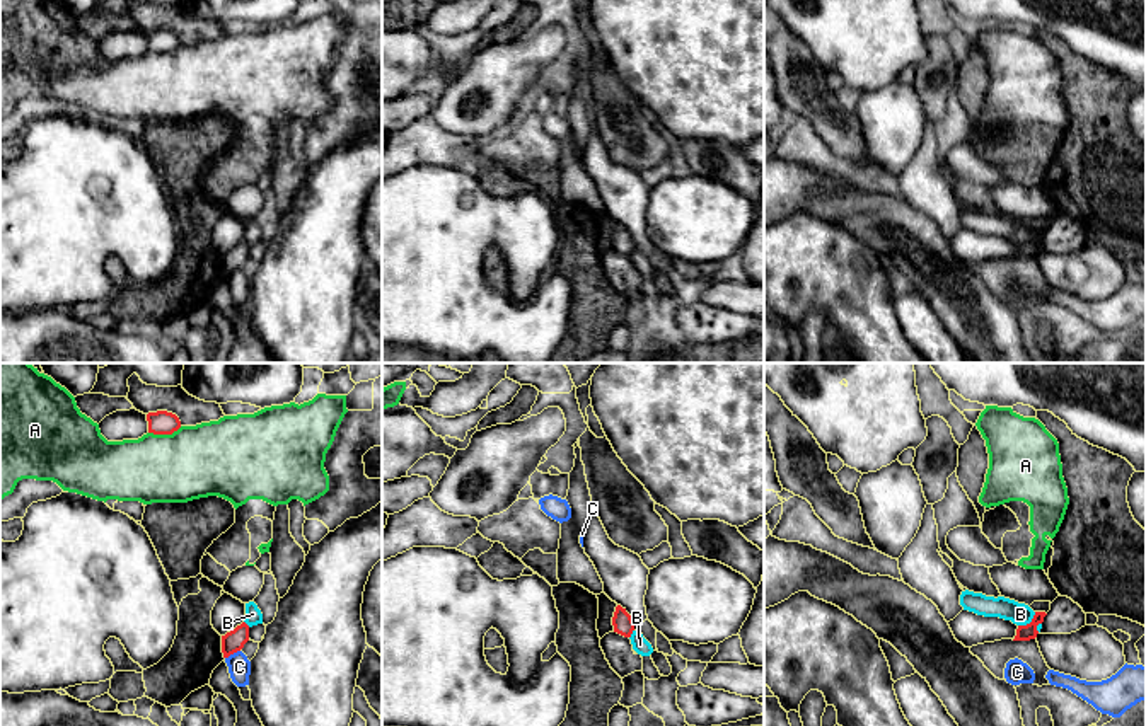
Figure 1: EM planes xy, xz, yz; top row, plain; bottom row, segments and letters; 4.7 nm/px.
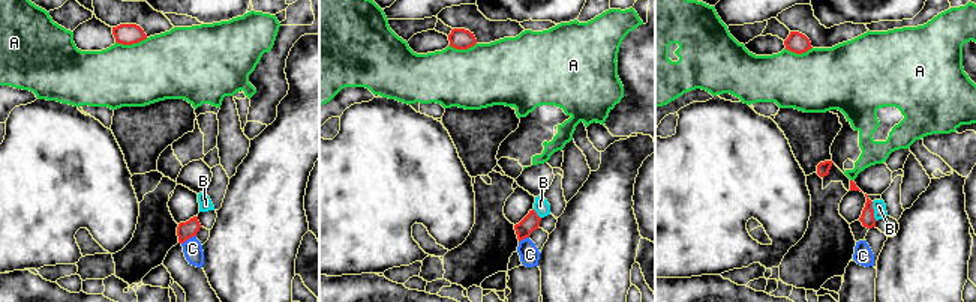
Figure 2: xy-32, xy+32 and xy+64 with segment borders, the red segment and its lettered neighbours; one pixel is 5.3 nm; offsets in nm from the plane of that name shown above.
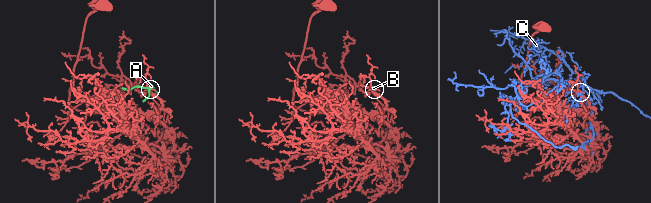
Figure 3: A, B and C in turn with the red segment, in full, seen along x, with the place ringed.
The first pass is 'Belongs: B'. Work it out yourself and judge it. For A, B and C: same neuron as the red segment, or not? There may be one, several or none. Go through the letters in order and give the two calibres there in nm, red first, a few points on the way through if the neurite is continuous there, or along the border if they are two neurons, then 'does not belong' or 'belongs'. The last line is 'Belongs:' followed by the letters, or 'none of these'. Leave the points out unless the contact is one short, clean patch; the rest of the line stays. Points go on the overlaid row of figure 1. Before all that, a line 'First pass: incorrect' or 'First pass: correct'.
First pass: incorrect
A: calibres 110 and 340 nm; does not belong
B: calibres 80 and 110 nm; border yz (1036, 612), (1029, 622), (1018, 626); does not belong
C: calibres 100 and 110 nm; border xy (239, 650), (225, 658); does not belong
Belongs: none of these

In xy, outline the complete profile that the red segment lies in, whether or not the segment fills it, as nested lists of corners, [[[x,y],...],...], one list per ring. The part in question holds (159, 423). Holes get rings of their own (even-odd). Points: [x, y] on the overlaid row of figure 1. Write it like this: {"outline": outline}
{"outline": [[[167,411],[148,412],[147,421],[148,421],[148,433],[153,435],[172,435],[181,428],[179,418]]]}

